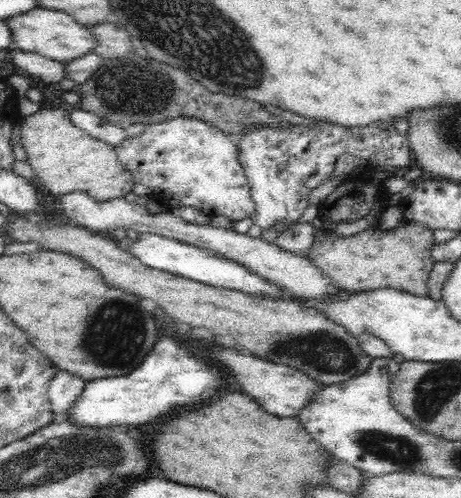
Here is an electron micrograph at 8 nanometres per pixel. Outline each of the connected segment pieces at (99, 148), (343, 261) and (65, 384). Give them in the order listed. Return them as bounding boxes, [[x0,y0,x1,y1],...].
[[17,108,133,202],[302,221,434,297],[50,369,84,422]]

